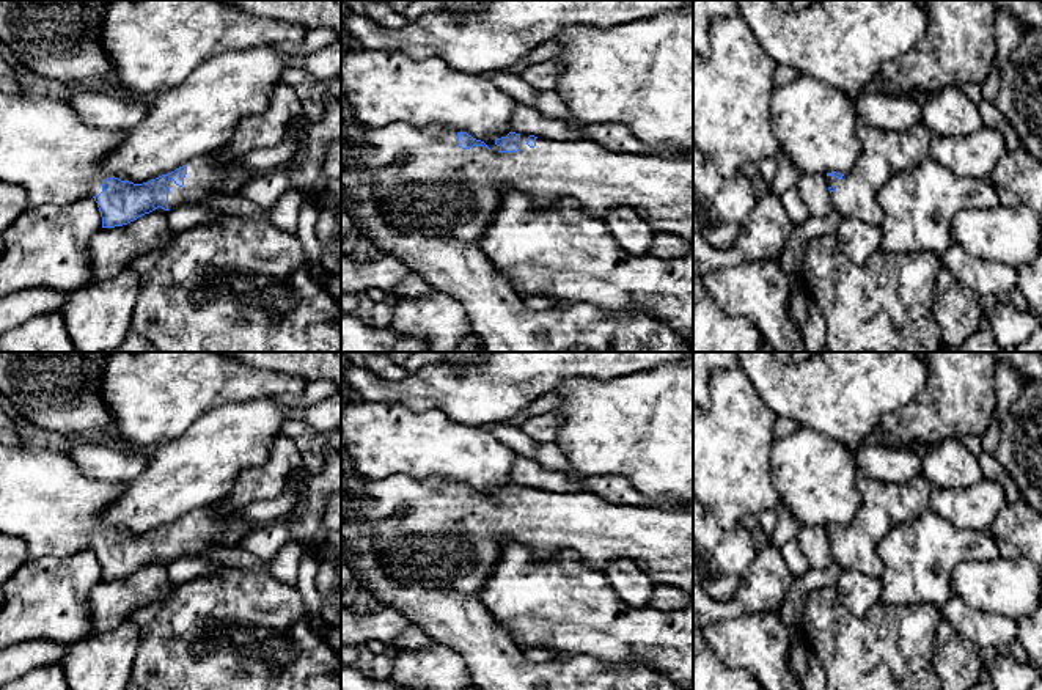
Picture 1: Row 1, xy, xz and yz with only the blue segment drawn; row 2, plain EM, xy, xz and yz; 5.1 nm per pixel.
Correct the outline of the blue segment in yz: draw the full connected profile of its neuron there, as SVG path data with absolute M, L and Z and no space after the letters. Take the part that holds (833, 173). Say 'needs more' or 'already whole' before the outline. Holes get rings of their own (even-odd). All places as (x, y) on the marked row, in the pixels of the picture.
needs more; M860 124L857 129L863 151L847 174L827 173L835 209L844 218L860 218L880 225L883 211L877 201L880 189L902 173L908 173L930 157L932 130L918 124L904 132Z

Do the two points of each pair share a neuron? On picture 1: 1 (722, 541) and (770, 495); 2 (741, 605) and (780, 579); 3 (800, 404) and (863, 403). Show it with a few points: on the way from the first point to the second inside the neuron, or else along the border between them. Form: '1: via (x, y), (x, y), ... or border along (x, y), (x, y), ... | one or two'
1: border along (709, 510), (723, 527), (733, 528), (739, 524) | two
2: via (750, 598), (770, 580) | one
3: via (816, 403), (847, 403) | one

